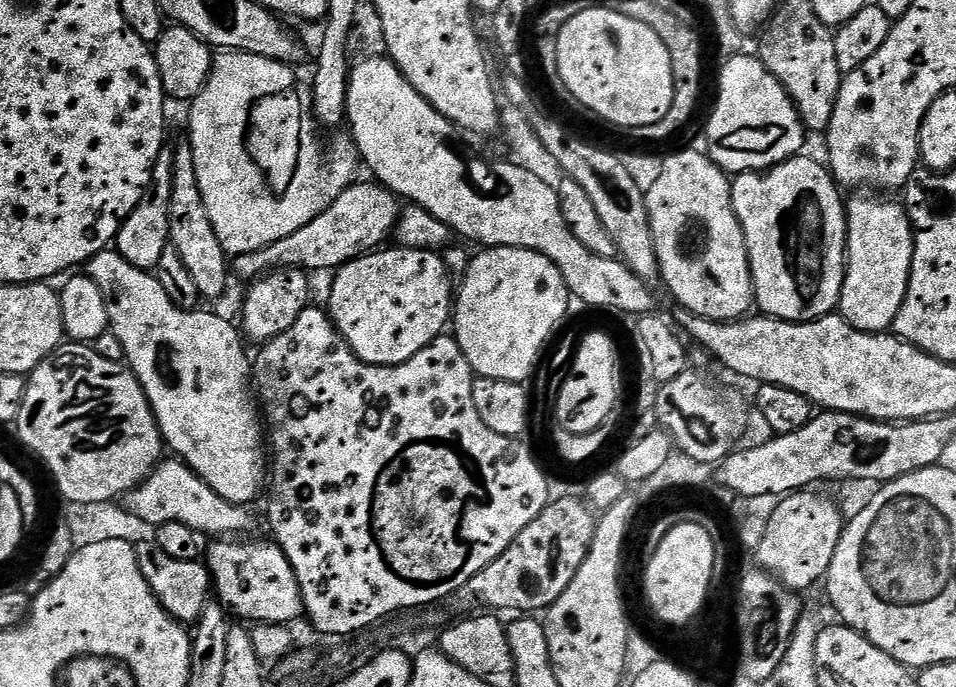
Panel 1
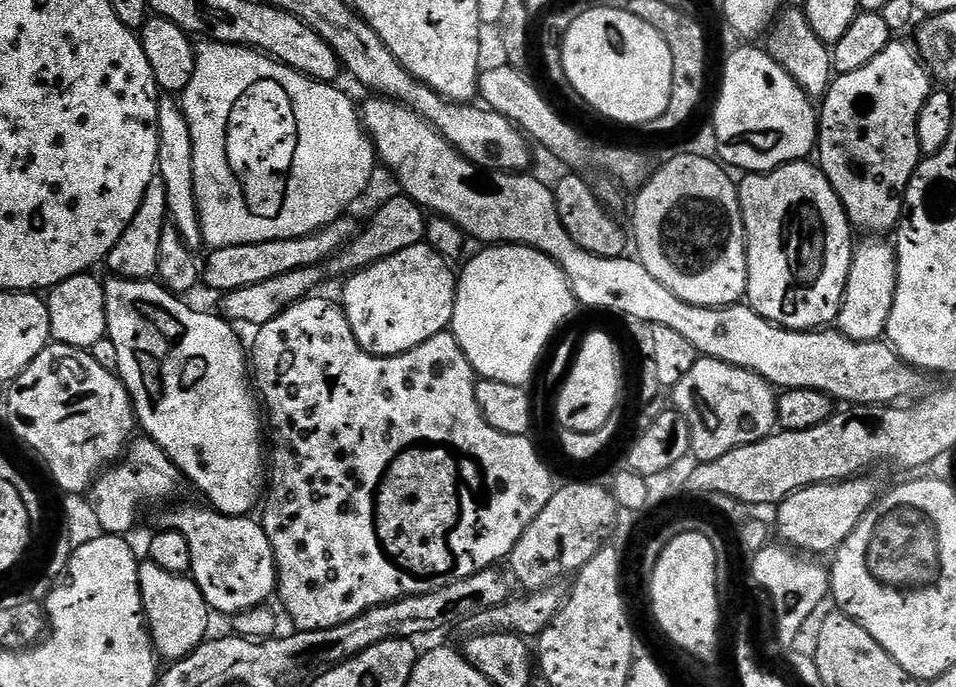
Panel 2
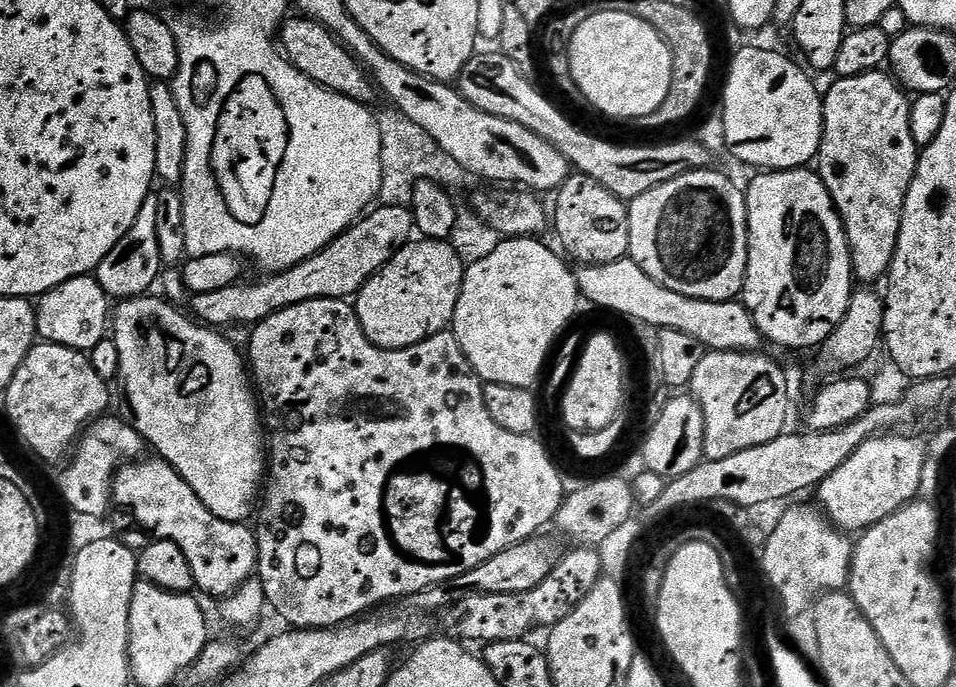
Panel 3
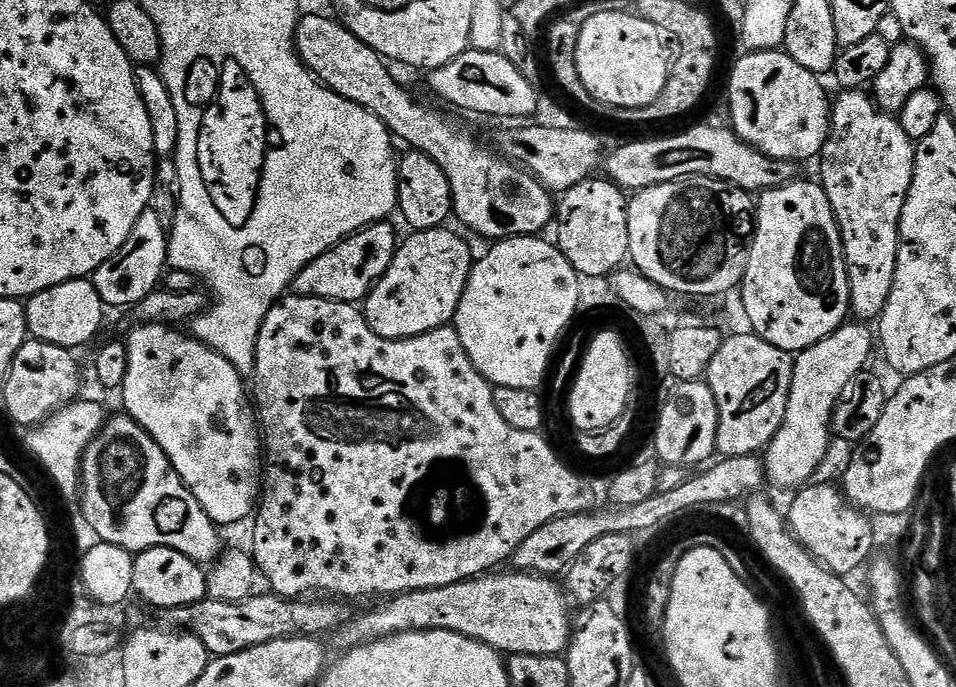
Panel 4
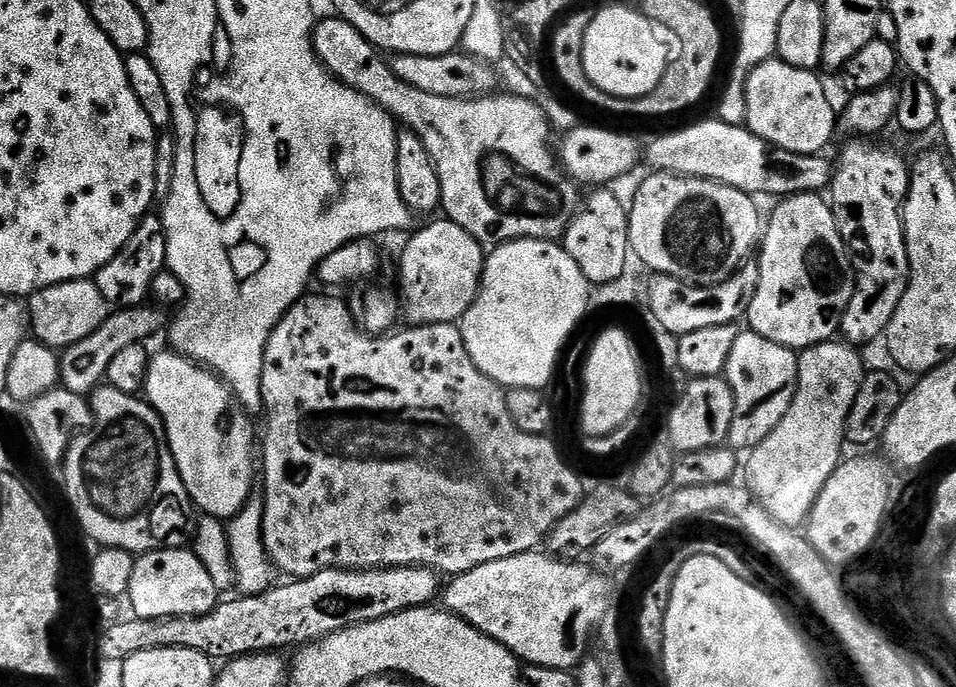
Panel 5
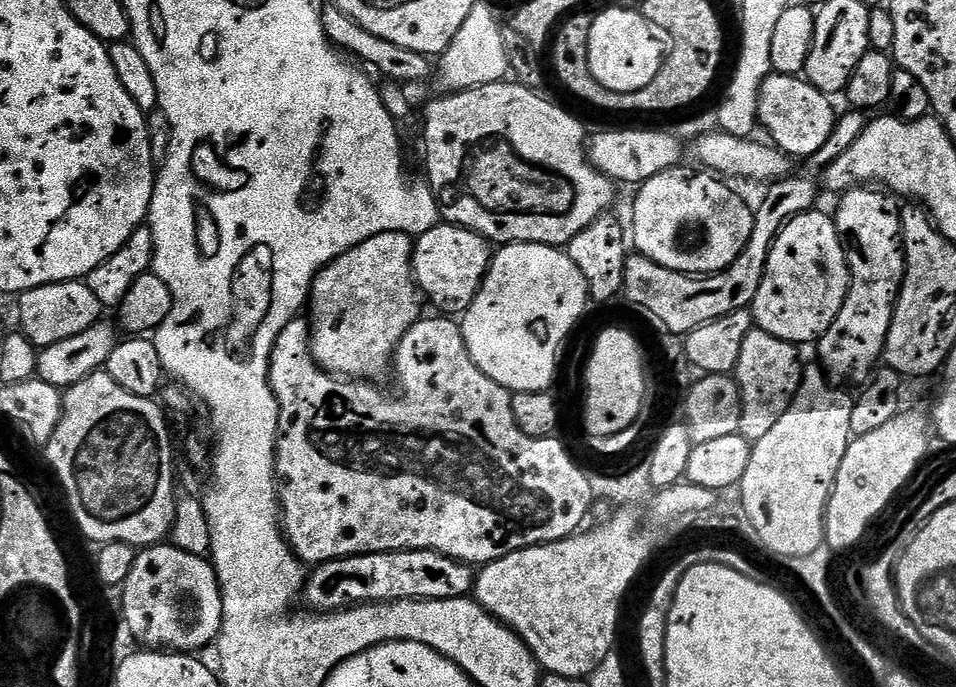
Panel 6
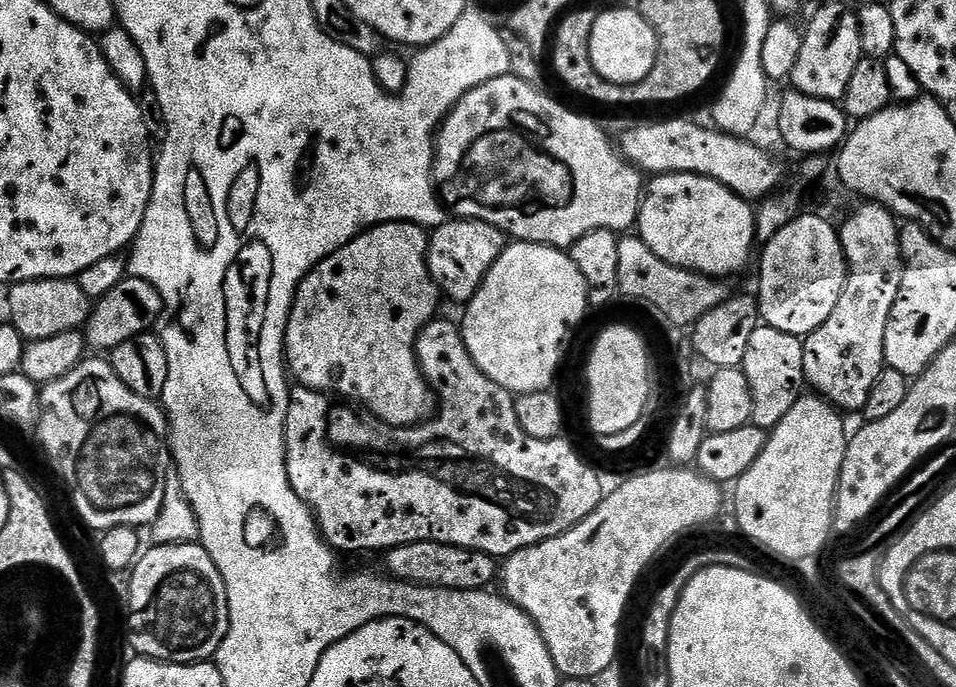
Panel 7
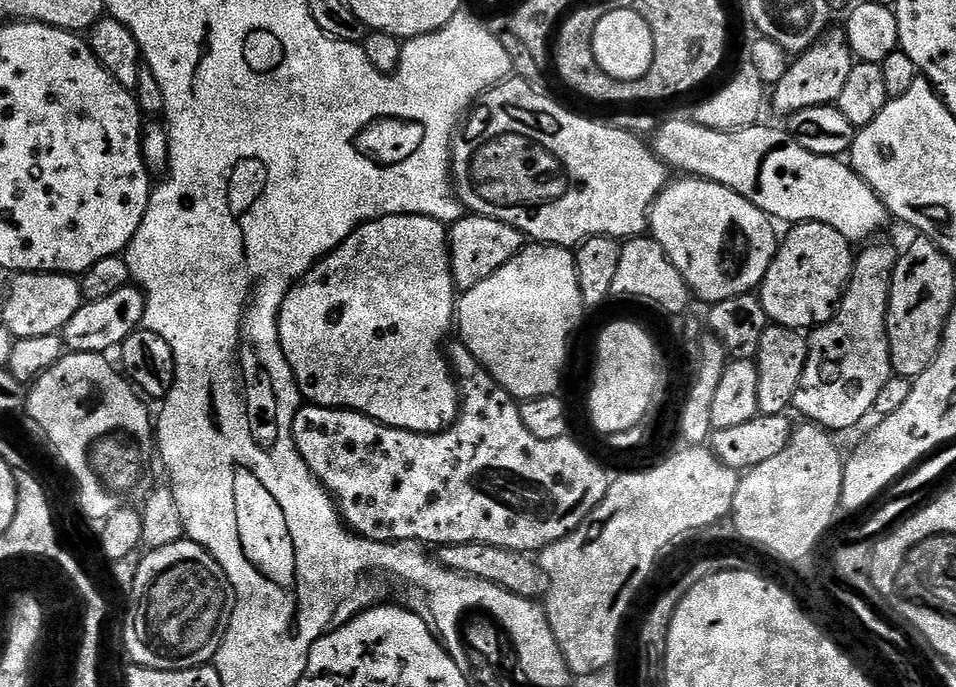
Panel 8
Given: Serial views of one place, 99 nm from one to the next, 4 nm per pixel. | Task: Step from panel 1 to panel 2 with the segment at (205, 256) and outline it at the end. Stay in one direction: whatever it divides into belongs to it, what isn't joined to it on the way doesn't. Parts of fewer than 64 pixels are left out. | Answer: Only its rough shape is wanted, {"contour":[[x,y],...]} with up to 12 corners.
{"contour":[[159,102],[157,175],[189,249],[204,243],[193,139],[183,109]]}

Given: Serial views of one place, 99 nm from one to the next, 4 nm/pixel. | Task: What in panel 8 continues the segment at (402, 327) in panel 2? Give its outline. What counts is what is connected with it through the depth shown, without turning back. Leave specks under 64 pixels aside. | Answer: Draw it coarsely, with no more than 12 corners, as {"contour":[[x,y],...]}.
{"contour":[[465,214],[448,233],[457,289],[478,286],[526,246],[514,226]]}

